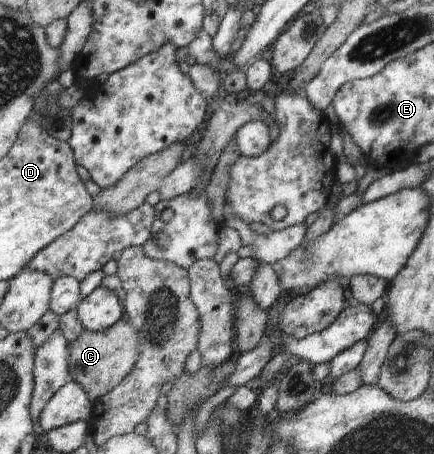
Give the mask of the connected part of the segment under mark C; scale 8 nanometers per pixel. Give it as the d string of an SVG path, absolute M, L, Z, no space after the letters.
M119 319L112 327L101 332L83 329L83 332L68 344L69 374L71 381L83 387L94 401L115 388L133 370L139 356L138 334L129 322Z

